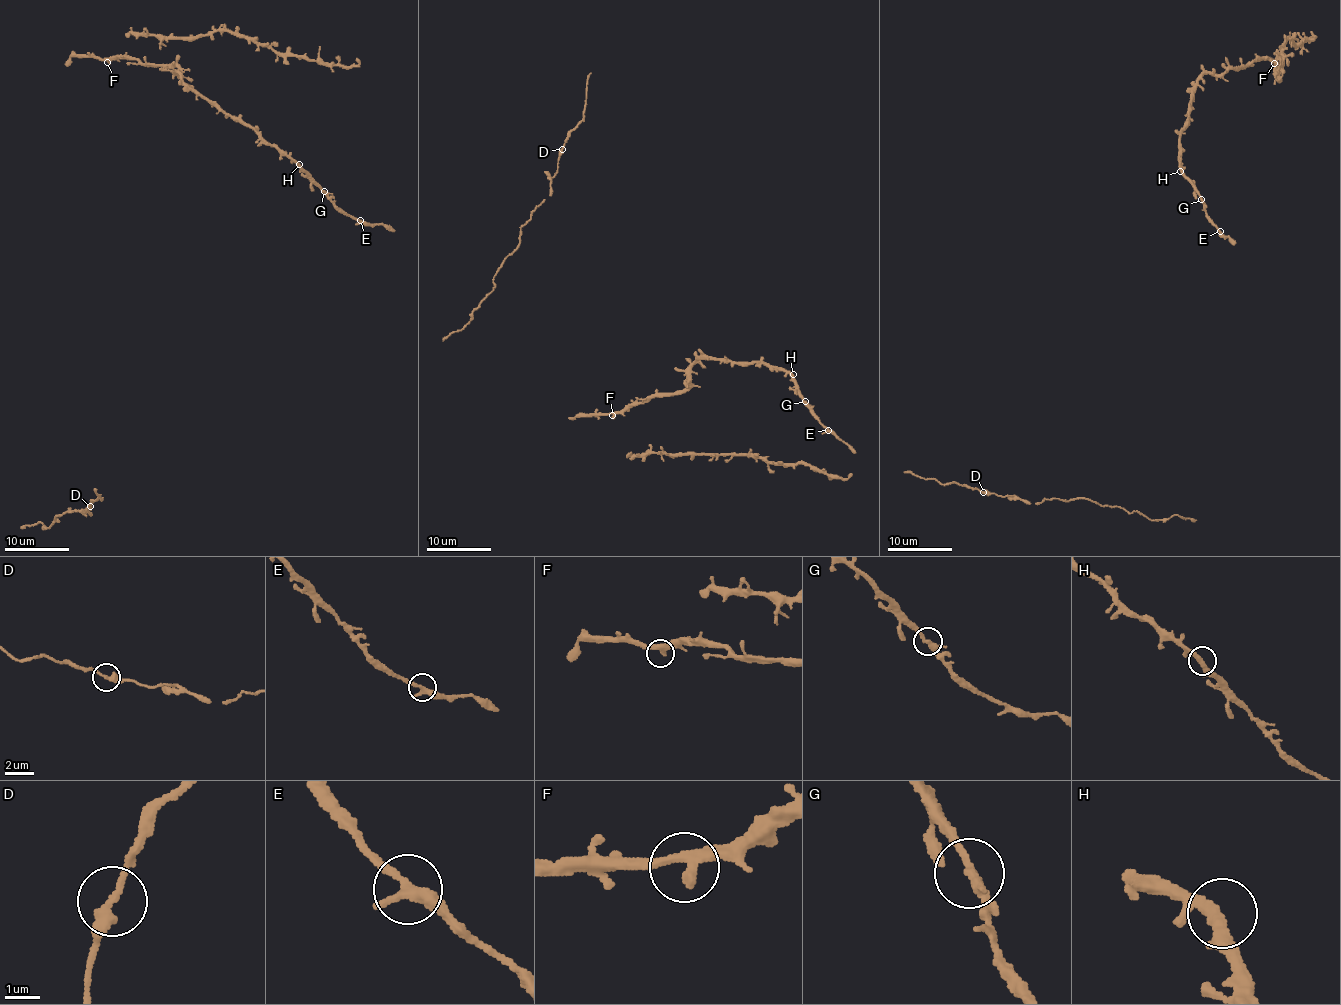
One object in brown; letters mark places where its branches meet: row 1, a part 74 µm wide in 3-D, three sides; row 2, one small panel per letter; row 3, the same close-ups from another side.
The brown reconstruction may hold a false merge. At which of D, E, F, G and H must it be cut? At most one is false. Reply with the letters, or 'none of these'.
none of these

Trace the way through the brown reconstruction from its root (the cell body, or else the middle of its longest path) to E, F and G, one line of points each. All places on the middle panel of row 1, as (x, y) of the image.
E: (790, 375), (805, 405), (828, 430)
F: (790, 375), (763, 363), (699, 357), (690, 368), (690, 382), (682, 390), (654, 393), (612, 415)
G: (790, 375), (805, 401)

